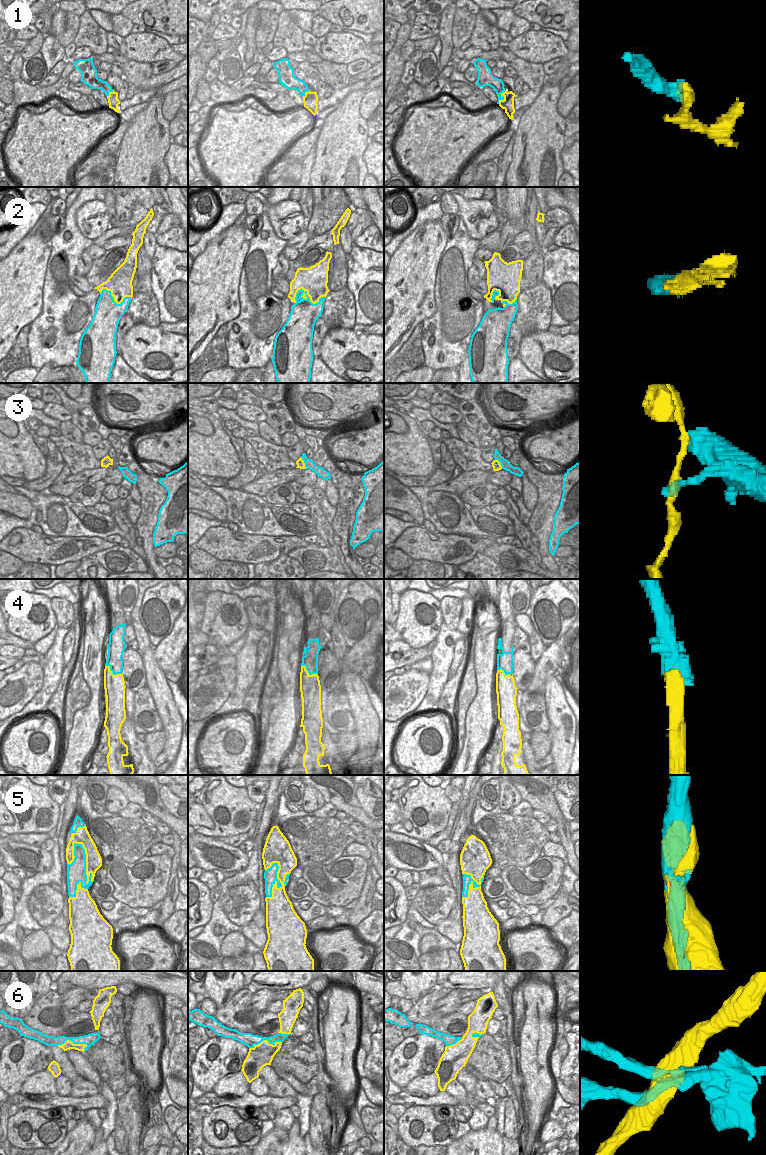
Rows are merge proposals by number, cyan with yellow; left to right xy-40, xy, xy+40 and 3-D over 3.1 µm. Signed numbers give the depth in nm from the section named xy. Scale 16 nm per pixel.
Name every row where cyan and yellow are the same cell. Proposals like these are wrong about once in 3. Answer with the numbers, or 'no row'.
1, 2, 4, 5

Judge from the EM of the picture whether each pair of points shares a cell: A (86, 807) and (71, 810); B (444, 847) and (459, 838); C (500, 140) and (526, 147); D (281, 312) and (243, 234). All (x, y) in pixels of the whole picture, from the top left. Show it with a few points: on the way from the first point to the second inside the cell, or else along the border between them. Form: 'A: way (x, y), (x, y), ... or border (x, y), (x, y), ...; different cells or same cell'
A: border (81, 788), (79, 796), (80, 811), (77, 814); different cells
B: border (451, 839), (451, 847), (446, 854); different cells
C: border (514, 126), (515, 132); different cells
D: border (253, 236), (250, 239), (249, 249), (241, 268); different cells

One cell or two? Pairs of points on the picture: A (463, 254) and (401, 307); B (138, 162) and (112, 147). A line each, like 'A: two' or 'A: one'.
A: two
B: two

